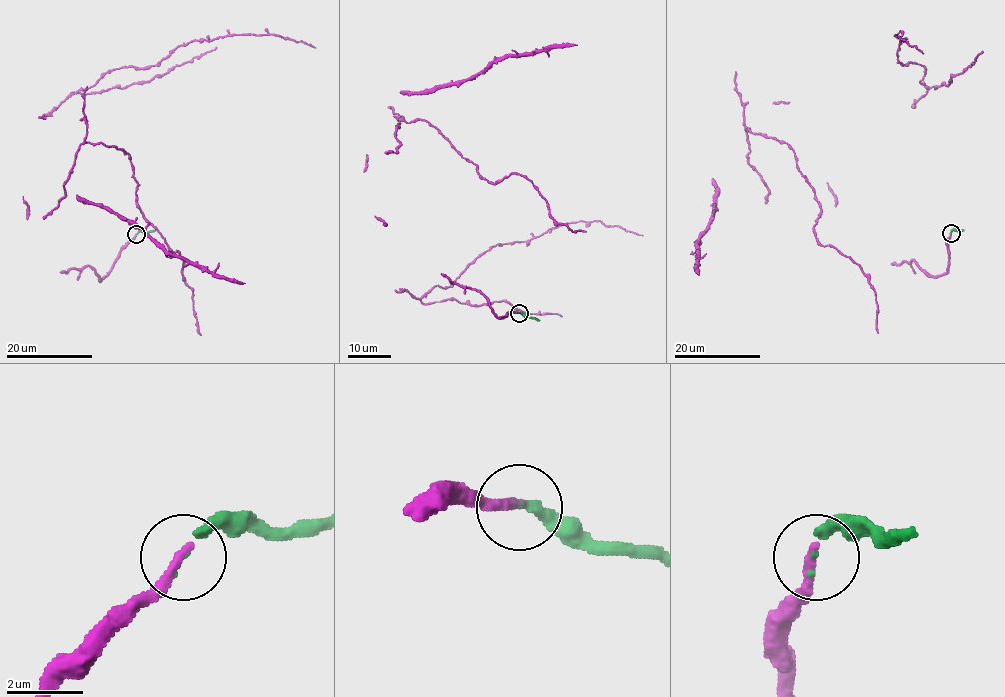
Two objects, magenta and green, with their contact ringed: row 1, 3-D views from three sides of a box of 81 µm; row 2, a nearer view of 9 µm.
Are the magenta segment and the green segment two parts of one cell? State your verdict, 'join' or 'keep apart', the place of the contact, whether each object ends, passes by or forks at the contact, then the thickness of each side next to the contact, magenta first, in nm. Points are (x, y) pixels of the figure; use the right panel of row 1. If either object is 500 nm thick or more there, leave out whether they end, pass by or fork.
join; at (951, 233); magenta ends there; green ends there; 280 nm thick on the magenta side, 150 nm on the other

